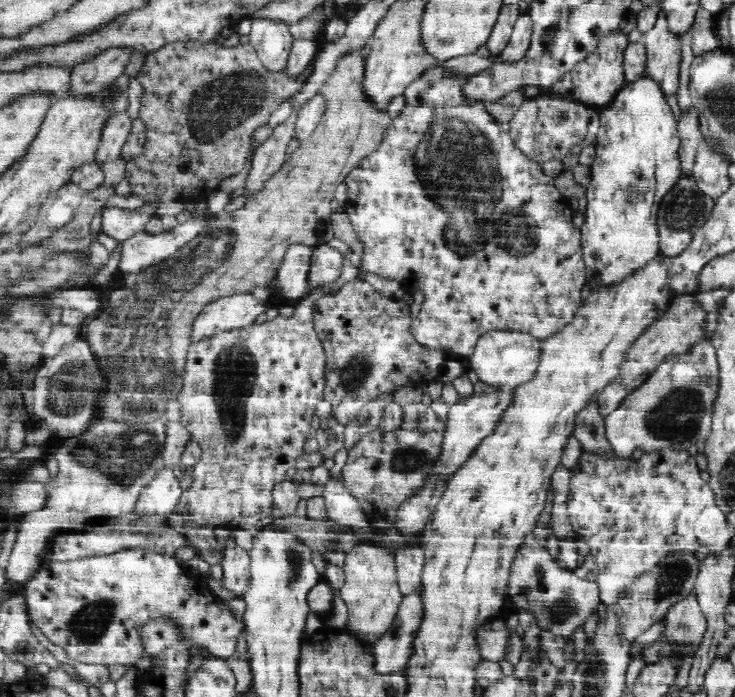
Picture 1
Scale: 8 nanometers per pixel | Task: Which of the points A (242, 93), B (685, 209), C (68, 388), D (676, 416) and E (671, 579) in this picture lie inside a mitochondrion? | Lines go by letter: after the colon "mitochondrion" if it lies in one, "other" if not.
A: mitochondrion
B: mitochondrion
C: mitochondrion
D: mitochondrion
E: mitochondrion

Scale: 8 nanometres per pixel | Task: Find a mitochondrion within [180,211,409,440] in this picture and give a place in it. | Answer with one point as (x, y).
(353, 379)

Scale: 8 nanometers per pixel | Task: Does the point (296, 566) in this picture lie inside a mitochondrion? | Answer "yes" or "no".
yes

